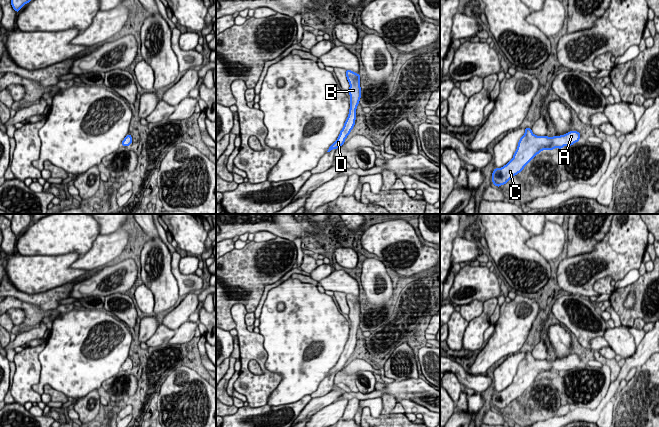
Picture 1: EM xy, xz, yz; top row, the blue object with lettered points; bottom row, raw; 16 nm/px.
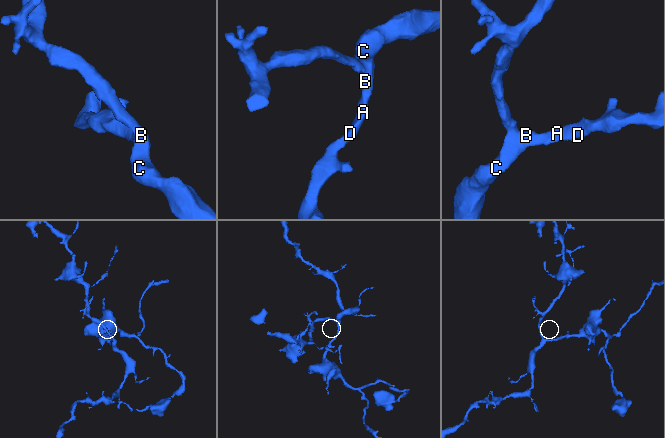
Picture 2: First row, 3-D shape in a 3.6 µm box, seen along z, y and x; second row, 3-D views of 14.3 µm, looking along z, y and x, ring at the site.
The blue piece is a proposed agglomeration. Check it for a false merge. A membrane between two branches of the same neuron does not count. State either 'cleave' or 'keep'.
keep

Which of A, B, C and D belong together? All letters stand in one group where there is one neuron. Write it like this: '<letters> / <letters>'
A B C D

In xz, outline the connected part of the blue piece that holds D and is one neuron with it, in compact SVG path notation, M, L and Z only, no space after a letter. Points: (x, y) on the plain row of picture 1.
M346 294L346 301L350 309L350 312L348 314L348 317L350 319L349 338L344 347L342 354L340 355L340 358L337 364L329 371L327 376L330 376L333 373L337 373L341 371L355 349L356 333L361 322L361 311L360 311L359 300L360 300L360 297L356 298L352 294Z

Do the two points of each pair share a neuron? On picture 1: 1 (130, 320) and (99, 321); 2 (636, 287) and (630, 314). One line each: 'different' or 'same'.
1: different
2: same

